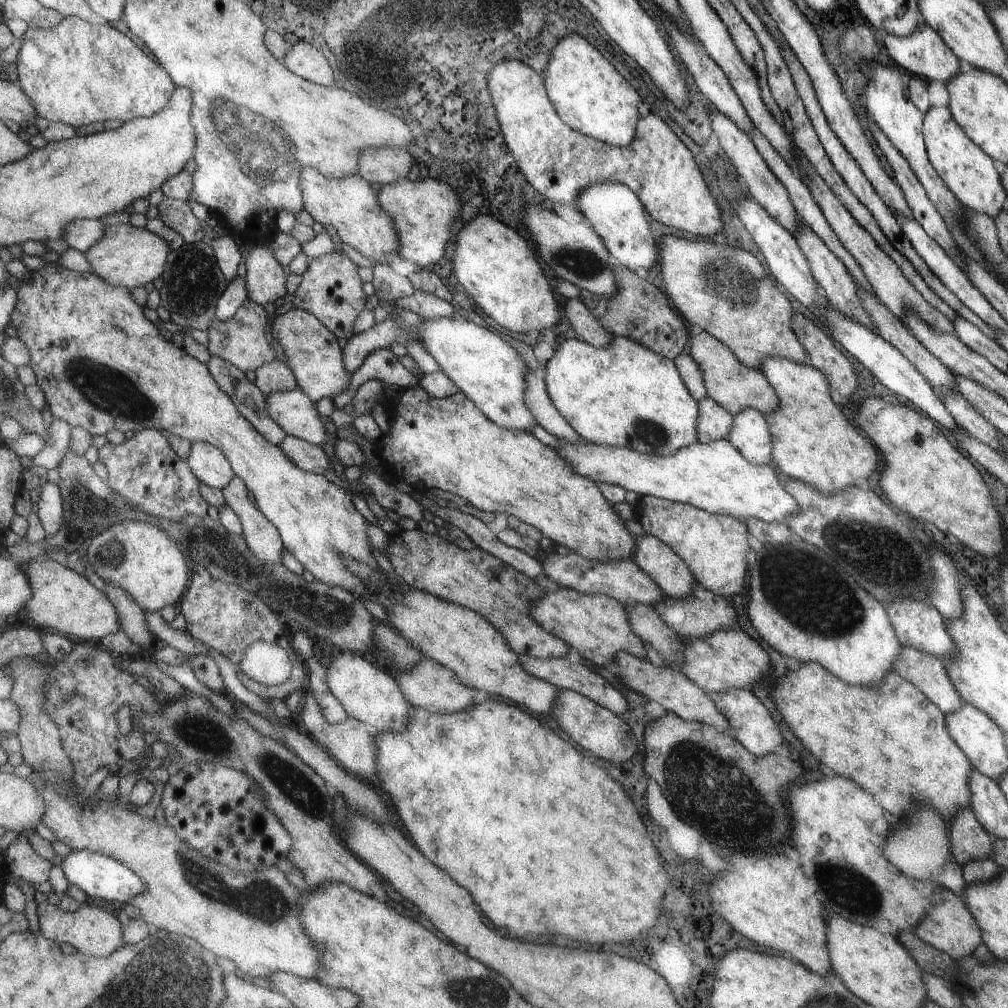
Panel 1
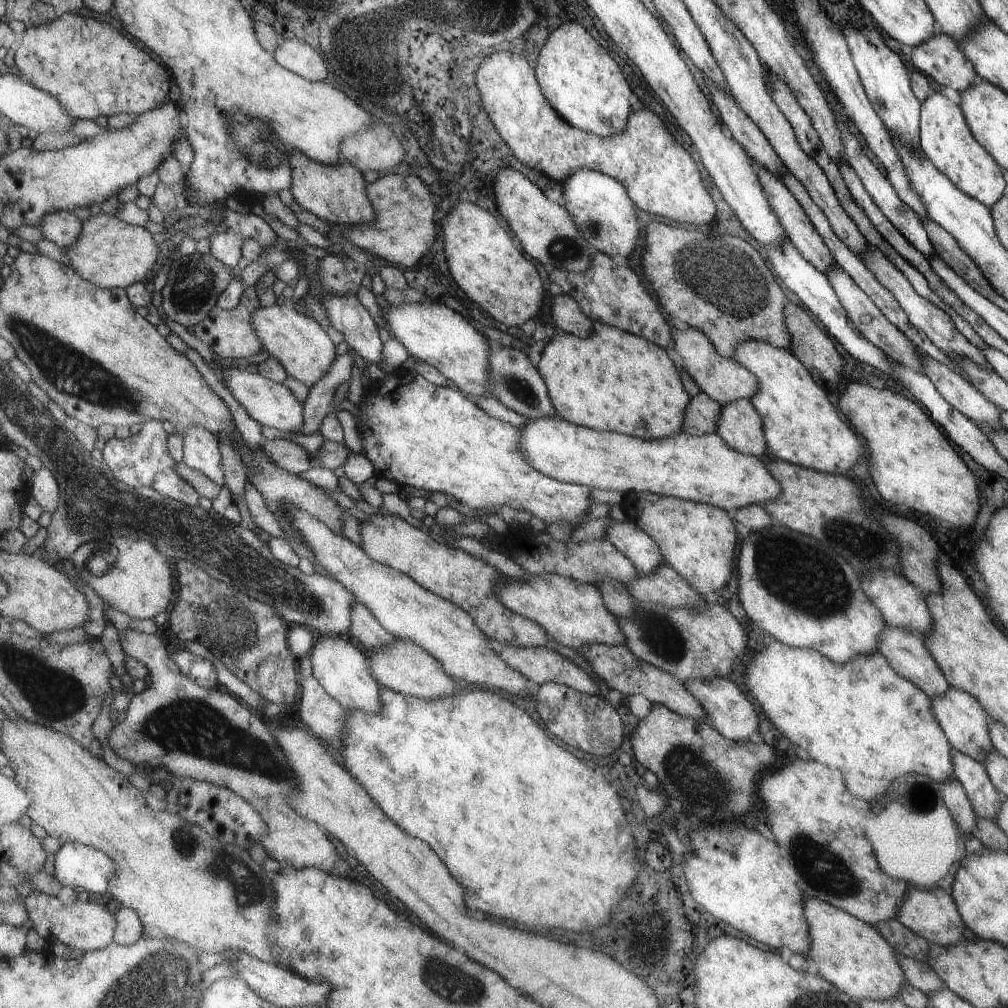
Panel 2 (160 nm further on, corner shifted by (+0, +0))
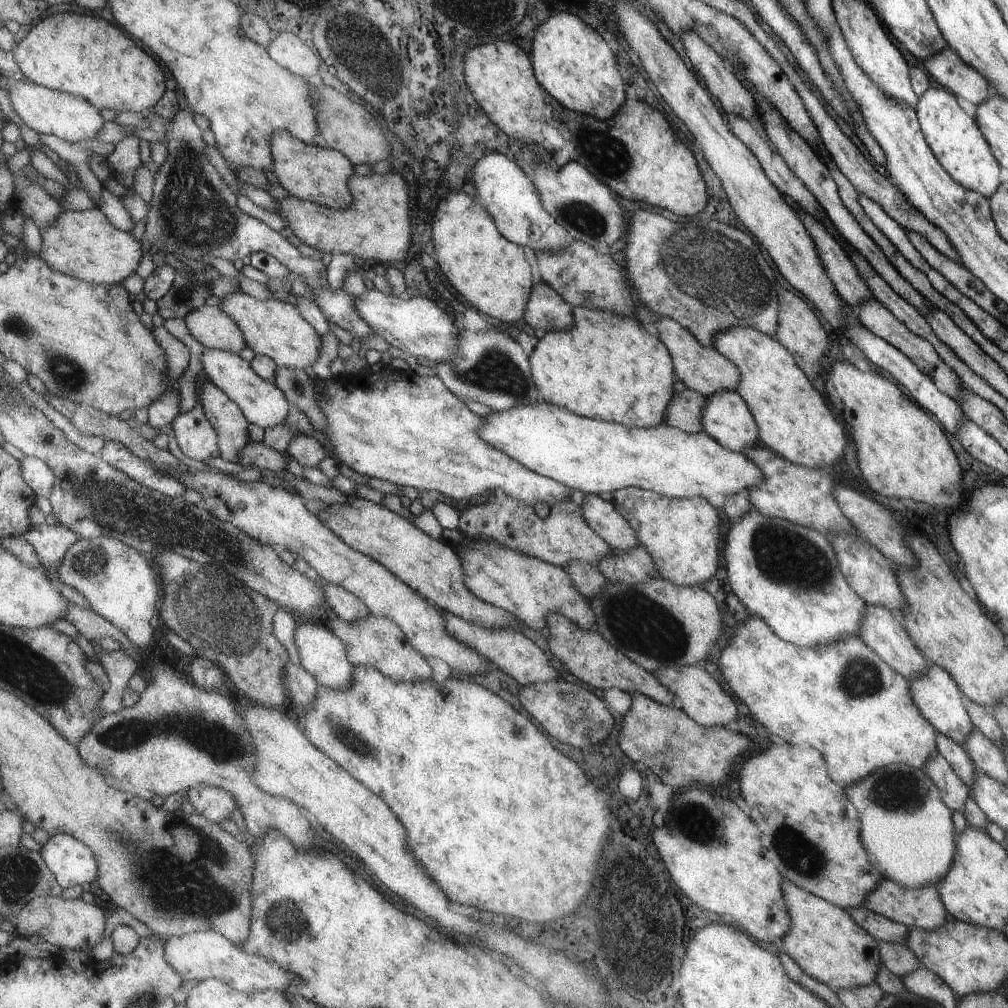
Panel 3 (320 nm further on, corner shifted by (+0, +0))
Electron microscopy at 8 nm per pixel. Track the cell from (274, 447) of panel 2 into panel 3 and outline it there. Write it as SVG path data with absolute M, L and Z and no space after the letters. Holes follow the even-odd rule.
M263 441L249 442L240 452L240 460L236 463L236 470L249 470L256 468L263 470L280 471L286 469L289 462L289 452L279 452L267 446Z

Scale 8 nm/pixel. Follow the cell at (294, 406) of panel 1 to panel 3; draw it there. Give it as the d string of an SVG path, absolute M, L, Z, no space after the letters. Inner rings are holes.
M205 348L201 358L205 376L222 388L234 400L245 413L249 422L266 429L285 424L292 405L285 398L285 392L275 386L274 382L265 380L258 372L238 353L226 350Z

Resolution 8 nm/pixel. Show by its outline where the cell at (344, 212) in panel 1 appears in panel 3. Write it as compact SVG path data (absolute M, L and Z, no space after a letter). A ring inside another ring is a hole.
M287 130L274 132L272 152L273 172L290 195L336 209L353 205L354 195L349 188L349 182L354 176L355 166L343 152L327 147L324 143L307 144Z

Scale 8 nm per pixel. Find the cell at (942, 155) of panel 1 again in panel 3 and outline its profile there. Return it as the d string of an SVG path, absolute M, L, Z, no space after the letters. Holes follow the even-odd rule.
M935 86L927 87L918 95L917 106L914 109L926 143L930 145L930 151L950 176L964 188L981 196L988 198L993 195L1000 186L997 180L999 166L995 162L993 150L987 144L978 124L961 110L961 106L955 102L949 91L945 92L943 88Z

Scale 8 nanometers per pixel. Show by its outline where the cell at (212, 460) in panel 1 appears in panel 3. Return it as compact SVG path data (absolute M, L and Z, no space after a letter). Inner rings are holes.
M201 403L179 416L171 424L180 450L189 458L195 460L207 460L209 456L220 456L218 445L218 432L214 425L211 424L206 412L203 410Z

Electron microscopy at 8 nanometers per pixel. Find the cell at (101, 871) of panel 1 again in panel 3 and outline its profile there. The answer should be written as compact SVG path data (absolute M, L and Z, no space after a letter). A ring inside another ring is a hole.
M61 833L41 846L41 854L63 888L98 880L98 860L83 841Z

